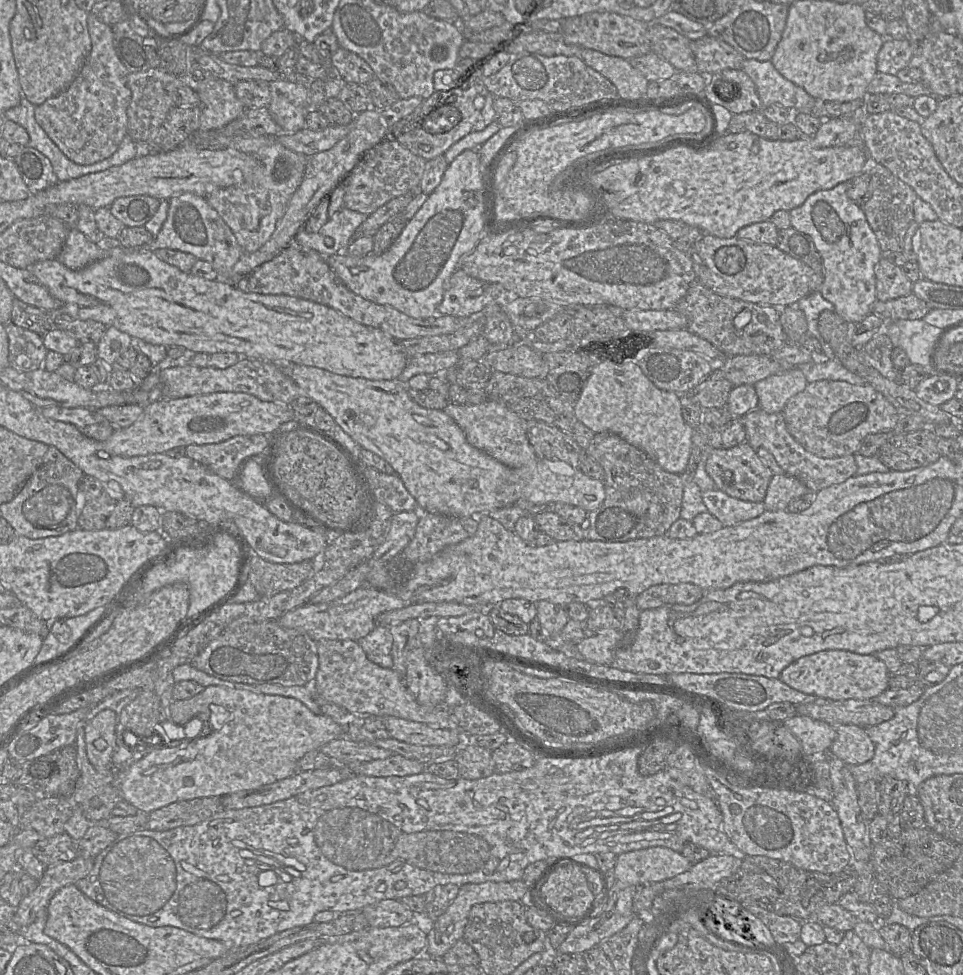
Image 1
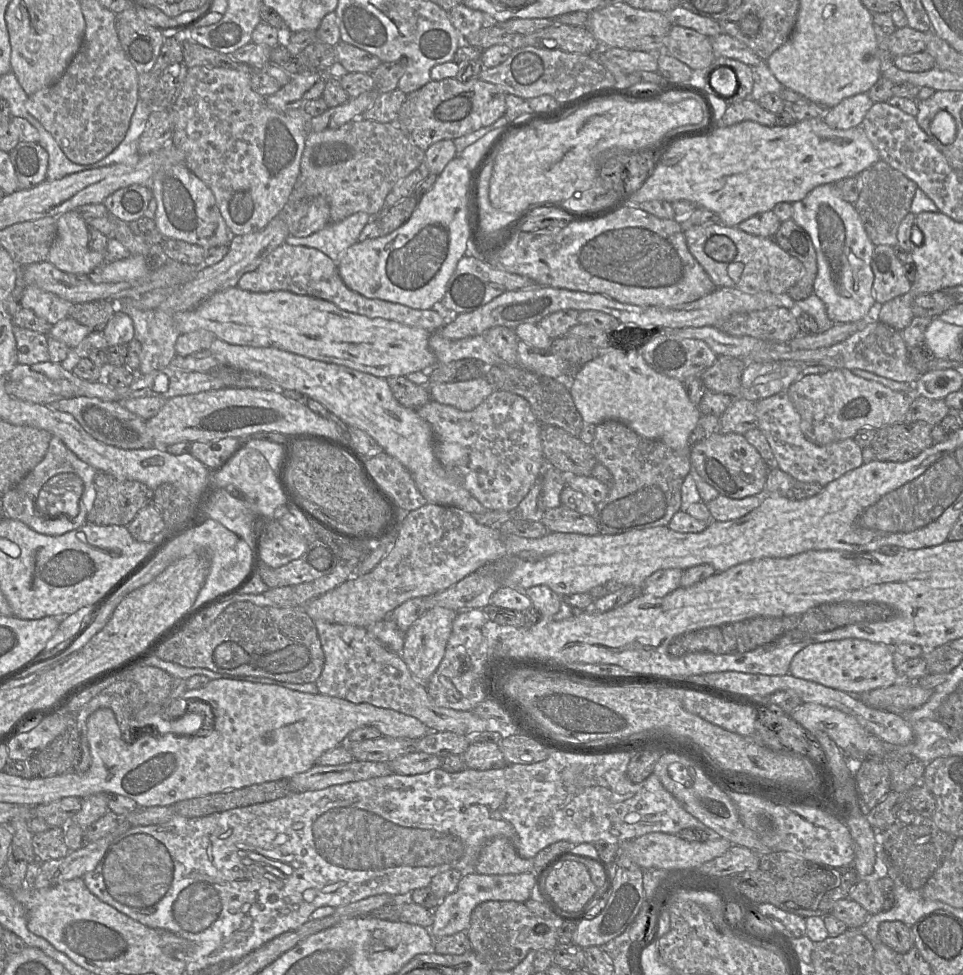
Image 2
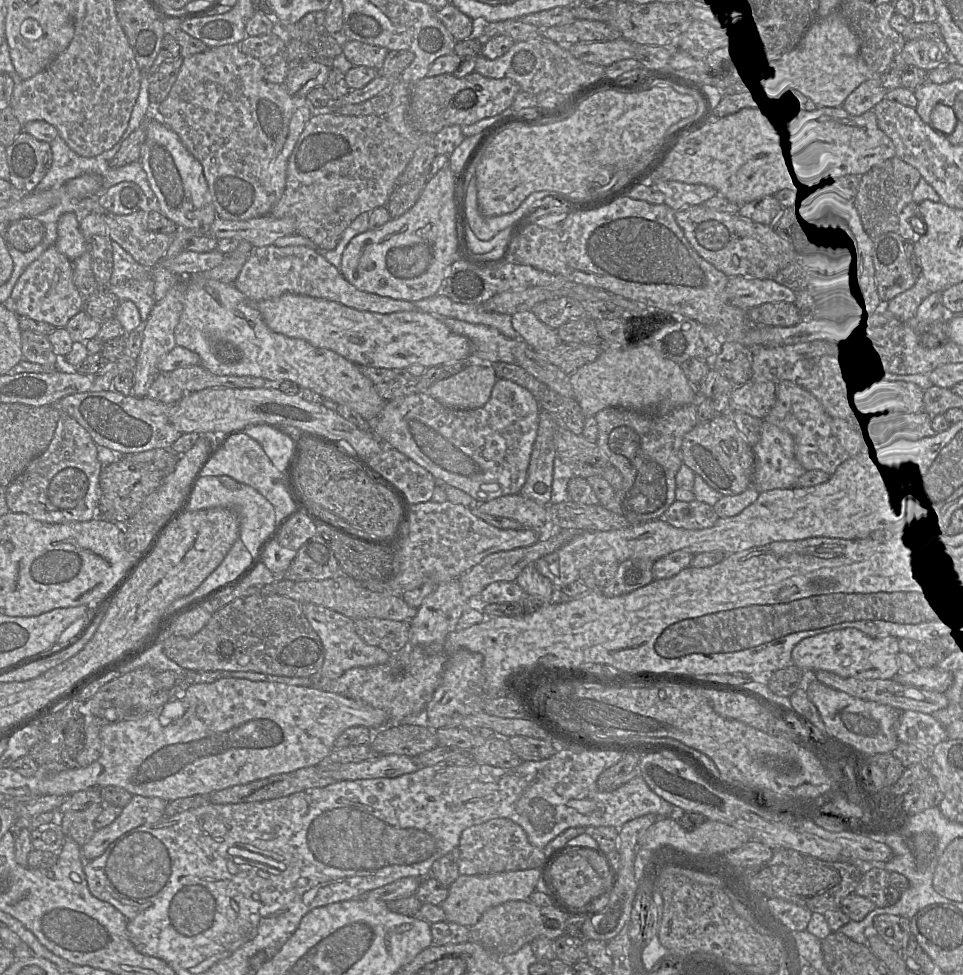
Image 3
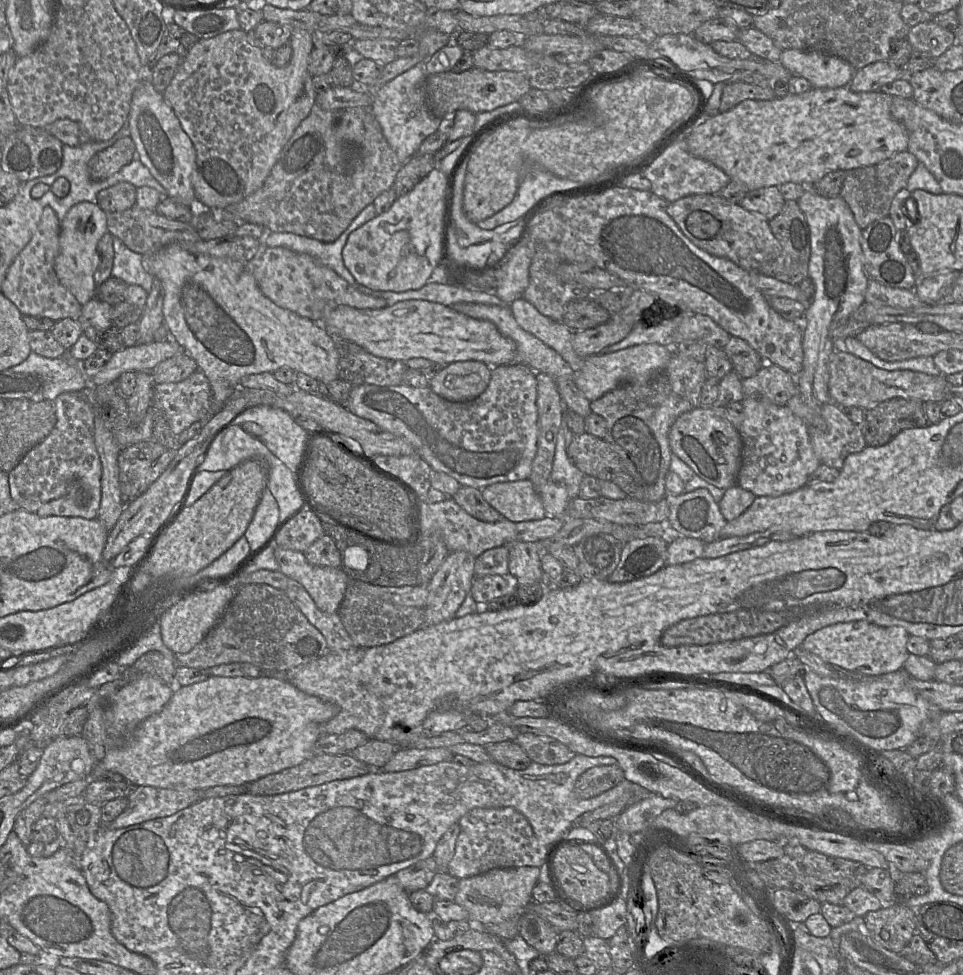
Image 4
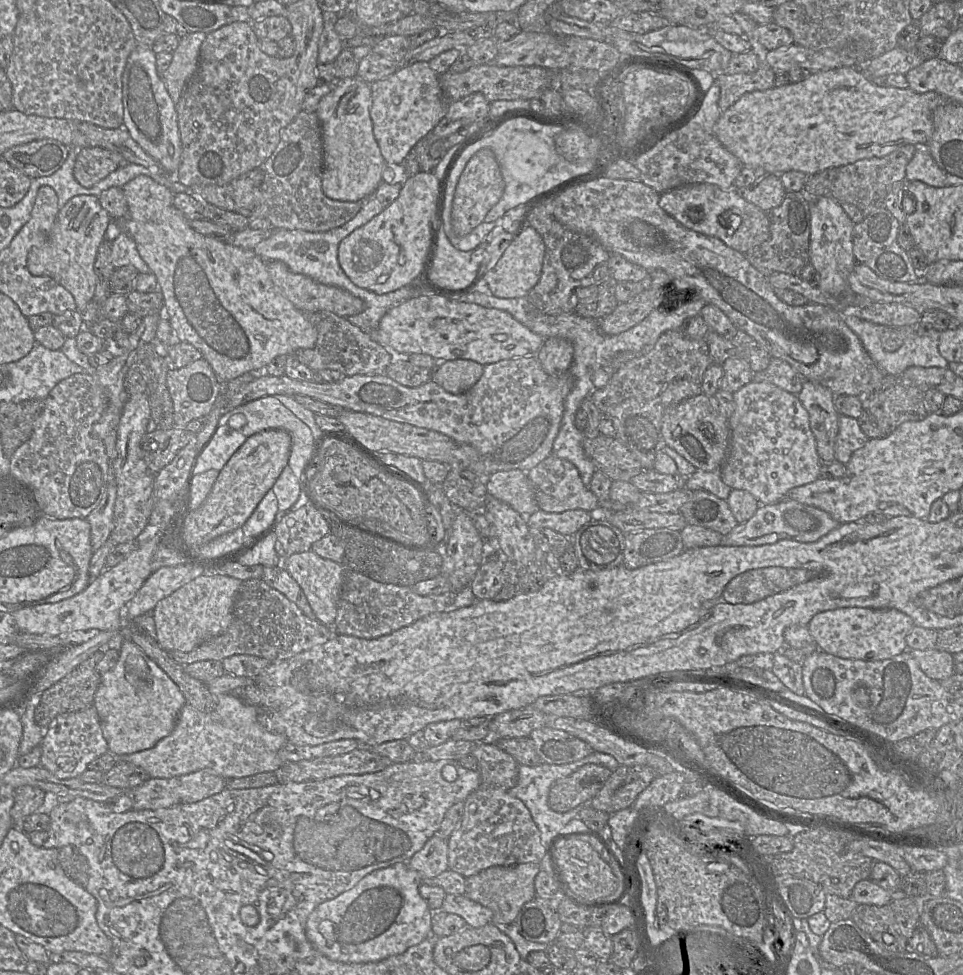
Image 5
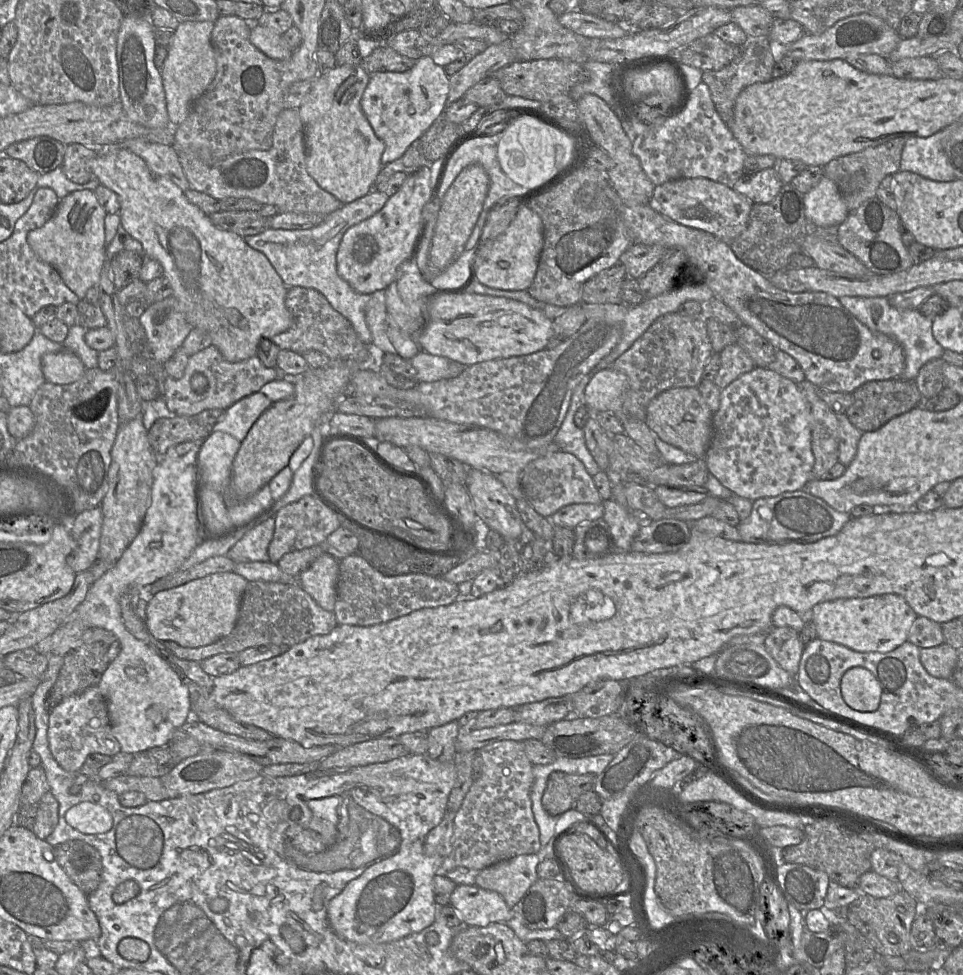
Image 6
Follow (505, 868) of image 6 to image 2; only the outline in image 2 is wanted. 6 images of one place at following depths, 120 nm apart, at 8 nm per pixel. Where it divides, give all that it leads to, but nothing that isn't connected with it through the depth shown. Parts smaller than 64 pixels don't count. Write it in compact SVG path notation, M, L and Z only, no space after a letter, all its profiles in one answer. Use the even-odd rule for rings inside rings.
M533 872L500 875L478 873L466 874L462 876L456 890L442 899L439 902L439 905L434 909L434 921L430 928L430 932L434 939L461 931L466 932L470 925L471 914L477 905L490 900L525 903L530 899L533 887Z

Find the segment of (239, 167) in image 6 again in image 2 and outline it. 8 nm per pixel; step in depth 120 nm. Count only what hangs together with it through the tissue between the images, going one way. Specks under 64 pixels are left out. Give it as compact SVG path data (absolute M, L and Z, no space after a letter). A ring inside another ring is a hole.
M357 118L336 129L308 133L299 184L305 188L305 199L322 196L327 200L330 222L339 222L357 212L376 217L392 188L423 163L424 154L395 122Z

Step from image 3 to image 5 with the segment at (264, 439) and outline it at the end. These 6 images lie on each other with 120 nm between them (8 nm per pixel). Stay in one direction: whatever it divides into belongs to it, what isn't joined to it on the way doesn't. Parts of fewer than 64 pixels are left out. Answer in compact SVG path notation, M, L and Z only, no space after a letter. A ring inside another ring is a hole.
M278 394L275 396L265 396L265 397L250 401L248 403L242 404L240 406L237 406L235 408L229 409L228 411L226 411L225 413L223 413L220 416L218 426L228 425L232 429L239 431L246 437L250 437L258 432L261 432L264 430L269 430L269 429L285 430L286 432L288 432L290 434L291 439L292 439L288 466L291 468L291 470L293 471L295 476L301 481L303 468L304 468L307 460L309 459L313 443L314 443L315 439L317 439L320 436L320 434L323 432L316 424L315 415L316 415L315 413L313 413L312 411L308 410L307 408L305 408L304 406L299 404L294 399L293 396ZM235 414L242 414L245 416L245 418L247 420L246 424L240 429L236 429L235 427L229 425L230 418Z

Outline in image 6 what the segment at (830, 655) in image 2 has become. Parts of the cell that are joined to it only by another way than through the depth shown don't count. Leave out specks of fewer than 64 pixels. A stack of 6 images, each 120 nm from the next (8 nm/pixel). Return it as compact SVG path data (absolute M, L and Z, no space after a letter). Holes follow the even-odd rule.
M897 594L867 598L848 598L816 604L807 618L815 625L817 638L846 646L857 652L890 652L908 641L910 629L918 615Z

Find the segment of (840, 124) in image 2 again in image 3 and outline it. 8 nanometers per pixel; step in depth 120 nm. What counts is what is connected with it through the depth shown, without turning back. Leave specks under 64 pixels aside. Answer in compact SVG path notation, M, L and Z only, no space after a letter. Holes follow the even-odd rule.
M879 75L861 83L844 100L842 108L852 116L859 116L872 110L873 107L885 99L885 88L882 86Z

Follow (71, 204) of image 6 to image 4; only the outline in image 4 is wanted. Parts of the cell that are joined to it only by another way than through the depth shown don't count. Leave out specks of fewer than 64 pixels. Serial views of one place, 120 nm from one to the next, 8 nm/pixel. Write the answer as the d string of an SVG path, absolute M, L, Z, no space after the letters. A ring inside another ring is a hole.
M80 202L71 207L60 222L59 253L54 269L60 283L67 288L82 307L97 296L95 284L96 247L100 238L108 231L106 213L97 203Z

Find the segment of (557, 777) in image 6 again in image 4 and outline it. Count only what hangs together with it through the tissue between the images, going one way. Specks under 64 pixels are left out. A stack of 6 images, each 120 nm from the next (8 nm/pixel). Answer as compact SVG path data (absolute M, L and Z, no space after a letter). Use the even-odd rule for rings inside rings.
M614 765L594 766L582 773L574 784L577 799L590 799L617 786L624 780L624 772Z

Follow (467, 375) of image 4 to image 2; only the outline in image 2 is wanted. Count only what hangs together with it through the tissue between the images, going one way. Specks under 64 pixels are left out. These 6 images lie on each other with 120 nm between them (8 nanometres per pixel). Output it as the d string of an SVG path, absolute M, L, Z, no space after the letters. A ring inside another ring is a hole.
M485 377L459 382L428 383L427 386L433 400L462 411L475 409L494 392L494 387Z

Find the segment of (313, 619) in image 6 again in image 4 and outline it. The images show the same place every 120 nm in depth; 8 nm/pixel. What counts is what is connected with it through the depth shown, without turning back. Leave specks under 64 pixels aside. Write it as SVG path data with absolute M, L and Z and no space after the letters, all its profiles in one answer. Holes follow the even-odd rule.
M246 584L238 589L223 615L203 640L188 653L175 654L175 656L178 666L189 668L209 669L221 664L247 662L256 665L262 671L288 671L296 666L317 660L328 652L325 637L308 621L284 591L268 584Z

